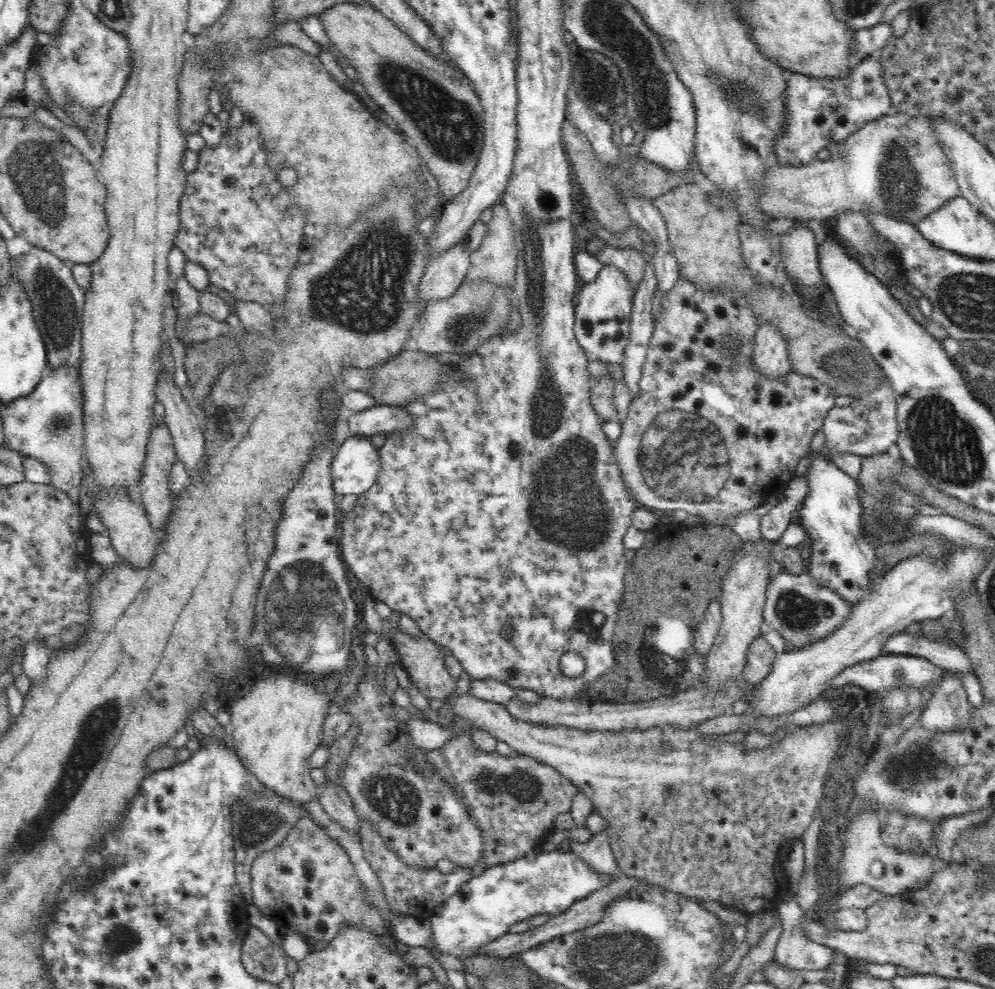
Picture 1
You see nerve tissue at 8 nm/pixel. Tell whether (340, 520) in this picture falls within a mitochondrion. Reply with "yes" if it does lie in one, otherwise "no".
no

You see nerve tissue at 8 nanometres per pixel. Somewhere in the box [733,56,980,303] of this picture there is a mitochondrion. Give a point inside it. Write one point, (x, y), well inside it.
(902, 187)

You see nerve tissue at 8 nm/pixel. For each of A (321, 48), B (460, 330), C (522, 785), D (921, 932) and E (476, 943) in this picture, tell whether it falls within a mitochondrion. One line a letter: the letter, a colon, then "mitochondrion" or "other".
A: other
B: mitochondrion
C: mitochondrion
D: other
E: other

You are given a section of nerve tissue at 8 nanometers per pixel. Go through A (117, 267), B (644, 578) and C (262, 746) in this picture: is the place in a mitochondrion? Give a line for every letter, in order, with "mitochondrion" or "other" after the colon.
A: other
B: other
C: other

